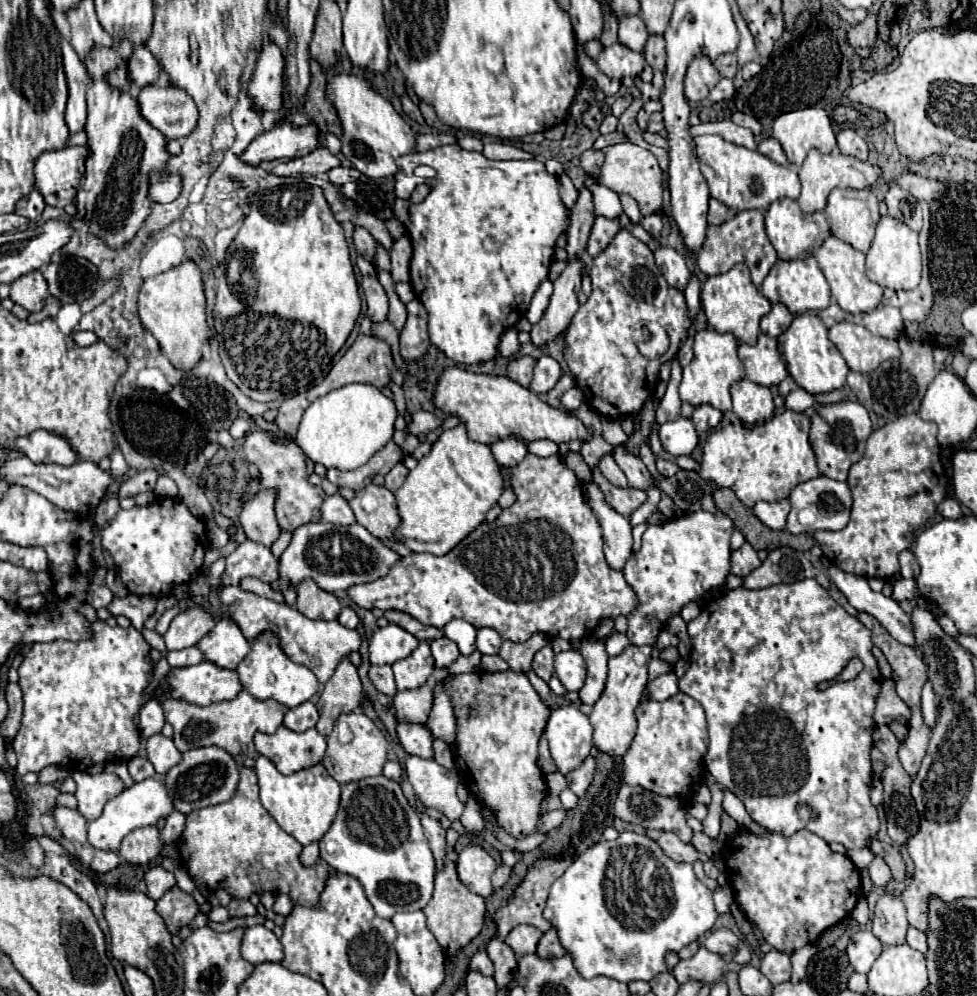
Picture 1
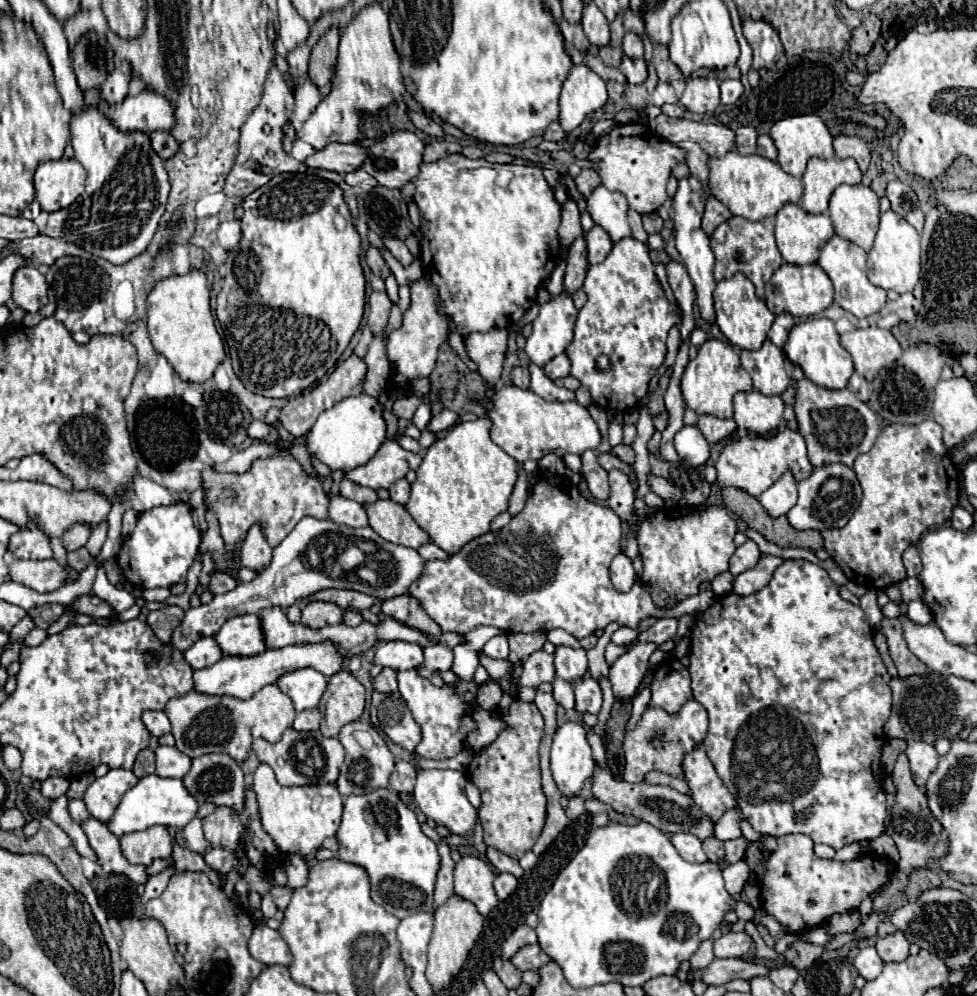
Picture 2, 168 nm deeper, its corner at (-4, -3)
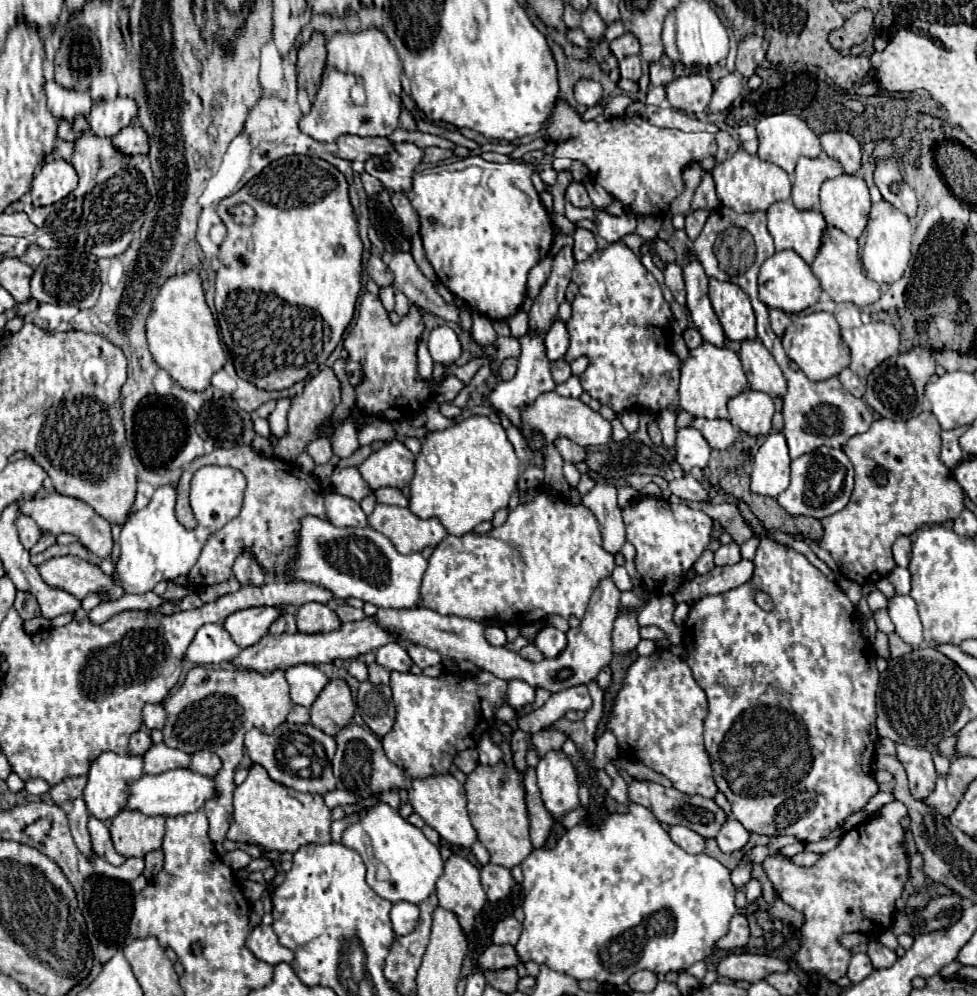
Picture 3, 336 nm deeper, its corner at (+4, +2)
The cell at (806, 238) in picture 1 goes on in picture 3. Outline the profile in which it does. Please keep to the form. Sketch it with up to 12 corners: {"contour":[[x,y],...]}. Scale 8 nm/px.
{"contour":[[778,201],[766,213],[776,251],[812,263],[826,229],[816,209]]}

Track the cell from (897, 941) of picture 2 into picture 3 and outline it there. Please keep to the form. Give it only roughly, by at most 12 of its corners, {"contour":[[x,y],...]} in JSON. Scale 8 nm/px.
{"contour":[[872,941],[868,945],[874,969],[892,967],[898,959],[894,951]]}

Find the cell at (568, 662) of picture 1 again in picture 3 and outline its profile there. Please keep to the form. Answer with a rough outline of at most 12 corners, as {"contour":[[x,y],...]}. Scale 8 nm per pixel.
{"contour":[[552,625],[538,631],[534,645],[544,657],[566,647],[566,635]]}

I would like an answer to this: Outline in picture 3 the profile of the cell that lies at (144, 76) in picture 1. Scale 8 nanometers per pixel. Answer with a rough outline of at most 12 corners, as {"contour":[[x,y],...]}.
{"contour":[[44,67],[44,93],[56,119],[86,115],[94,101],[54,81]]}

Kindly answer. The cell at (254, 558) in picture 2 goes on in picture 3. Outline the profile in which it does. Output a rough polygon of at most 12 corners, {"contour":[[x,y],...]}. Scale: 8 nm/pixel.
{"contour":[[240,555],[234,577],[240,585],[264,585],[266,573],[252,555]]}

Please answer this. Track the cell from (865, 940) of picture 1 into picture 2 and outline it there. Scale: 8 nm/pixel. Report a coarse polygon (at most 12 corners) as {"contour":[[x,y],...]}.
{"contour":[[864,946],[852,960],[858,974],[874,980],[882,958],[874,946]]}

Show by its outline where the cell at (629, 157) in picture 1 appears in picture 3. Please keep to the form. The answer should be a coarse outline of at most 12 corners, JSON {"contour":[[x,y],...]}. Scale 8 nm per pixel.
{"contour":[[556,99],[554,157],[582,161],[626,213],[664,215],[712,133],[584,121]]}

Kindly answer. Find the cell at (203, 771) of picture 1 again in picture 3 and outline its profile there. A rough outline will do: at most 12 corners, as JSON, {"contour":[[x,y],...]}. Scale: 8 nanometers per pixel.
{"contour":[[216,753],[192,755],[194,773],[214,777],[222,761]]}

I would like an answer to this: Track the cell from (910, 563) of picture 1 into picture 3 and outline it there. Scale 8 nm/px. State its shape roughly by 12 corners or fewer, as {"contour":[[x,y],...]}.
{"contour":[[900,535],[892,545],[896,565],[910,563],[910,537]]}

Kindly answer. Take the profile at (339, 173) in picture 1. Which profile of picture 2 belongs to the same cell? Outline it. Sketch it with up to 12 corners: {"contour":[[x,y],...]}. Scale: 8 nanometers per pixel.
{"contour":[[364,168],[348,172],[346,184],[364,192],[378,184]]}

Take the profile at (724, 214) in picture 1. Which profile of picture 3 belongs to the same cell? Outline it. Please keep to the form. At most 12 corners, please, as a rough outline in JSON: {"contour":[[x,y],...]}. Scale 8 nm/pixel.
{"contour":[[698,209],[686,217],[686,235],[700,235],[710,211]]}

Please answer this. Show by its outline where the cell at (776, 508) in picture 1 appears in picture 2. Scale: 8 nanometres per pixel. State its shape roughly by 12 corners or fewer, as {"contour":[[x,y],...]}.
{"contour":[[784,474],[758,502],[772,518],[796,504],[796,482]]}

